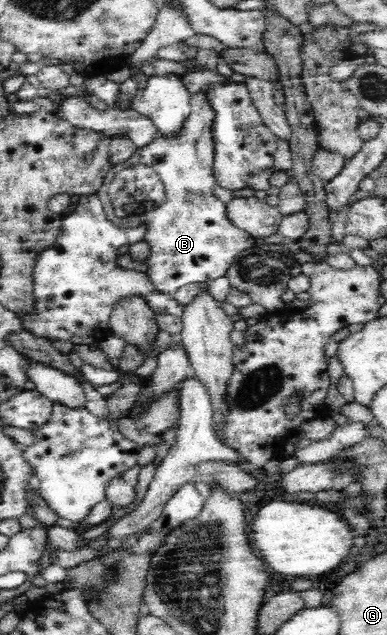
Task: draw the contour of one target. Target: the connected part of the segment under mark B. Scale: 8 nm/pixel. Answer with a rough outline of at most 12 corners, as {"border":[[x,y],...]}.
{"border":[[192,95],[183,131],[112,165],[143,164],[165,184],[146,224],[145,274],[174,294],[226,276],[256,238],[213,194],[215,115]]}

